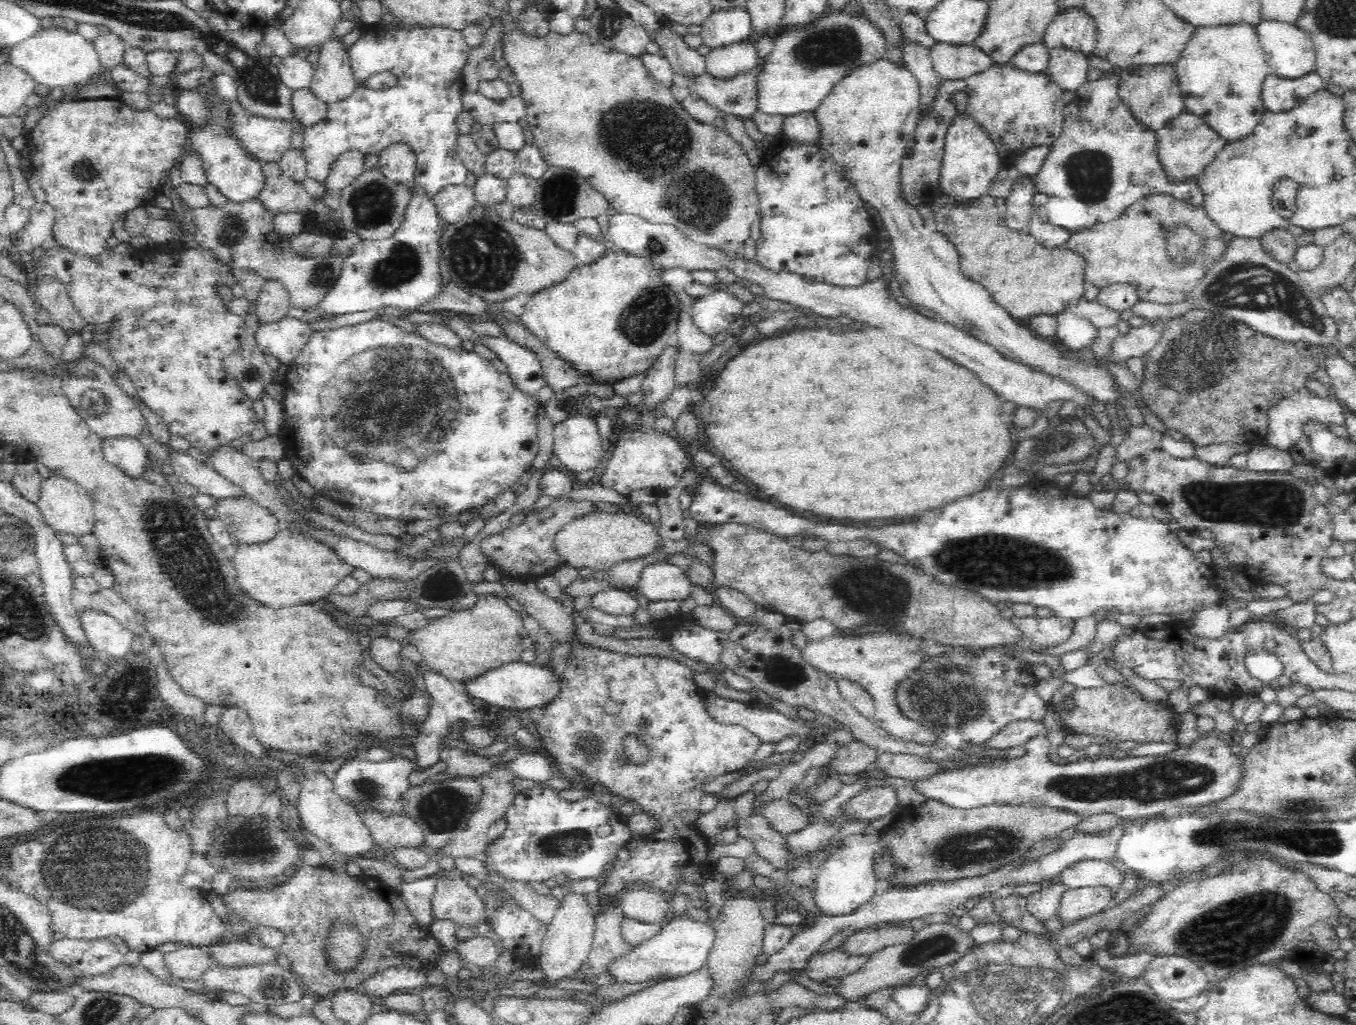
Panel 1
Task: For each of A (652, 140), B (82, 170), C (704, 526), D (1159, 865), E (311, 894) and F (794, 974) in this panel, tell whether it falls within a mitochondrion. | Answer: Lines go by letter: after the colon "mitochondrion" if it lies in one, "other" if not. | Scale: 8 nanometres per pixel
A: mitochondrion
B: mitochondrion
C: other
D: other
E: other
F: other

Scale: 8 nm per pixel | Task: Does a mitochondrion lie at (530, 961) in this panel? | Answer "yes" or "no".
no

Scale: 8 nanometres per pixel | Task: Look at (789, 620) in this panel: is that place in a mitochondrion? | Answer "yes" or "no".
no

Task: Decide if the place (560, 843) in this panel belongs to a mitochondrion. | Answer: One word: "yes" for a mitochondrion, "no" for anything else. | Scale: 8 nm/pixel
yes

